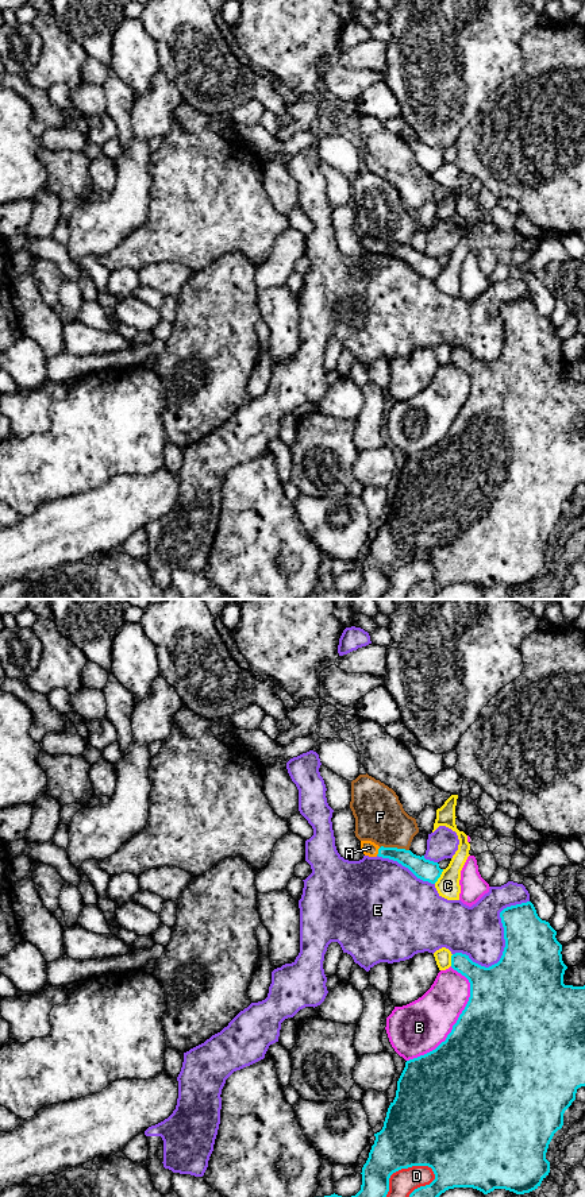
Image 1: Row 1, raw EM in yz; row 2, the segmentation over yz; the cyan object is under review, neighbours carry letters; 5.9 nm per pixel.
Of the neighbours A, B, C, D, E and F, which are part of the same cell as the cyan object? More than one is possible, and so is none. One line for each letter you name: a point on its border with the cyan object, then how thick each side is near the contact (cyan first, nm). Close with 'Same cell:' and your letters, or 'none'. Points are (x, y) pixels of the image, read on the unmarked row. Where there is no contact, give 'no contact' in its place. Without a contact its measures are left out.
A: meets cyan in yz at (378, 247); 110 nm thick on the cyan side, 90 nm on the other
Same cell: A

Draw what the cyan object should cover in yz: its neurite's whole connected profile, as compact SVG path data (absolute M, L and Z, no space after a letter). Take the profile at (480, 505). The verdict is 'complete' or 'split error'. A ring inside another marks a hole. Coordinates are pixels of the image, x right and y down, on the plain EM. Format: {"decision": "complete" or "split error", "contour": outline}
{"decision": "complete", "contour": "M531 297L504 304L500 308L500 313L504 323L505 343L497 359L485 363L473 358L466 350L455 348L451 351L451 363L465 371L470 378L469 397L444 437L435 445L405 457L405 463L397 476L396 493L388 503L384 522L380 528L374 529L374 540L362 563L361 586L351 592L342 592L335 588L315 592L307 599L380 599L389 587L390 571L412 561L431 563L435 575L430 580L415 584L408 592L408 599L434 599L442 588L454 583L473 583L484 590L494 584L505 584L516 590L524 590L538 584L549 571L550 557L546 555L549 540L554 529L562 524L563 509L576 495L577 484L585 482L585 381L573 382L563 379L563 370L567 362L562 356L562 340L555 333L557 327L549 317L538 312Z"}

